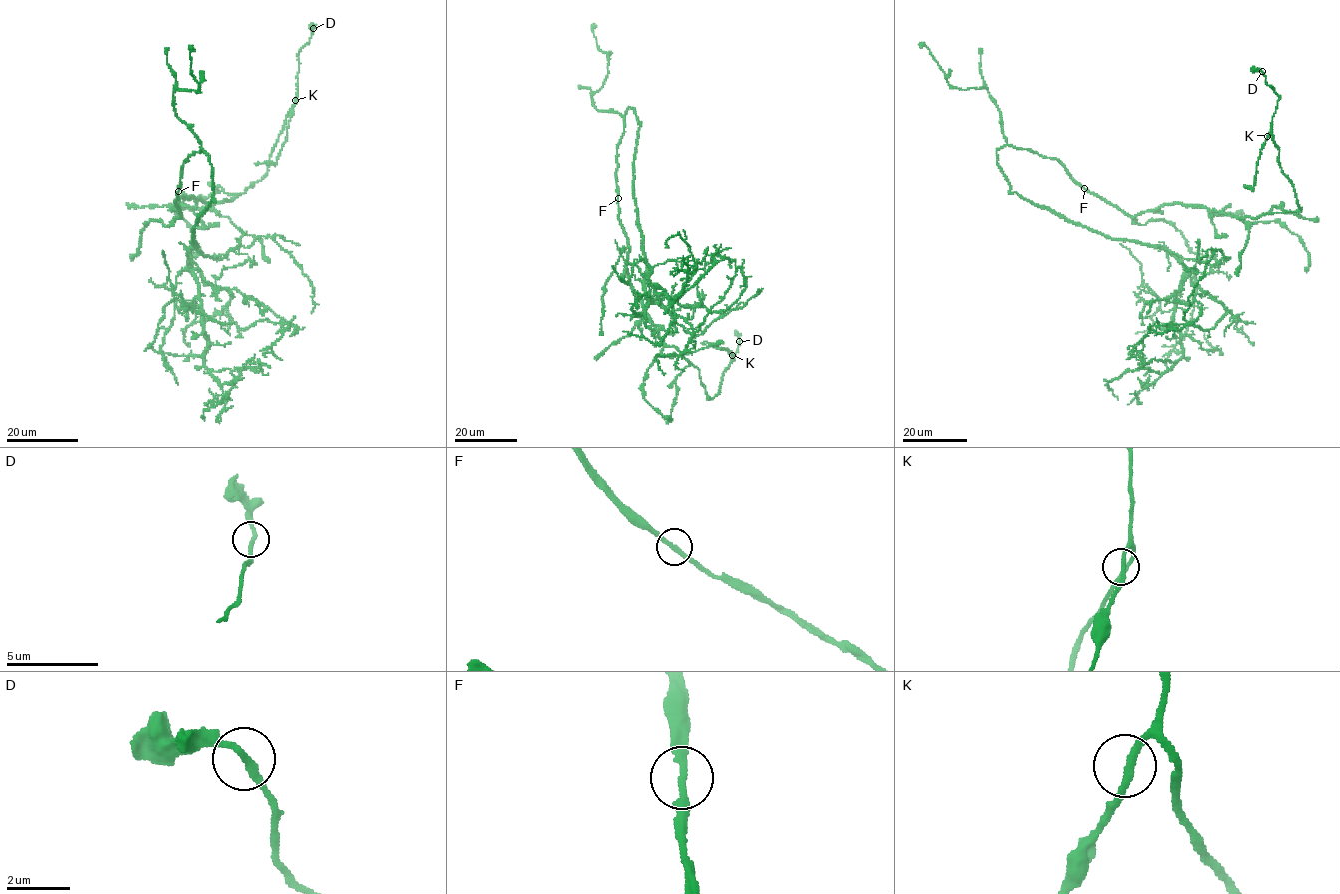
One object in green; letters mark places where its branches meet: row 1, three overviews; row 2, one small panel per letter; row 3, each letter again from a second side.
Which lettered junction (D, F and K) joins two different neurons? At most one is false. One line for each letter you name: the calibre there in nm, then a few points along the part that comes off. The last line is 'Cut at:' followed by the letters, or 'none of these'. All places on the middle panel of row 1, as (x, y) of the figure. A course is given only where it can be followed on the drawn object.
Cut at: none of these

